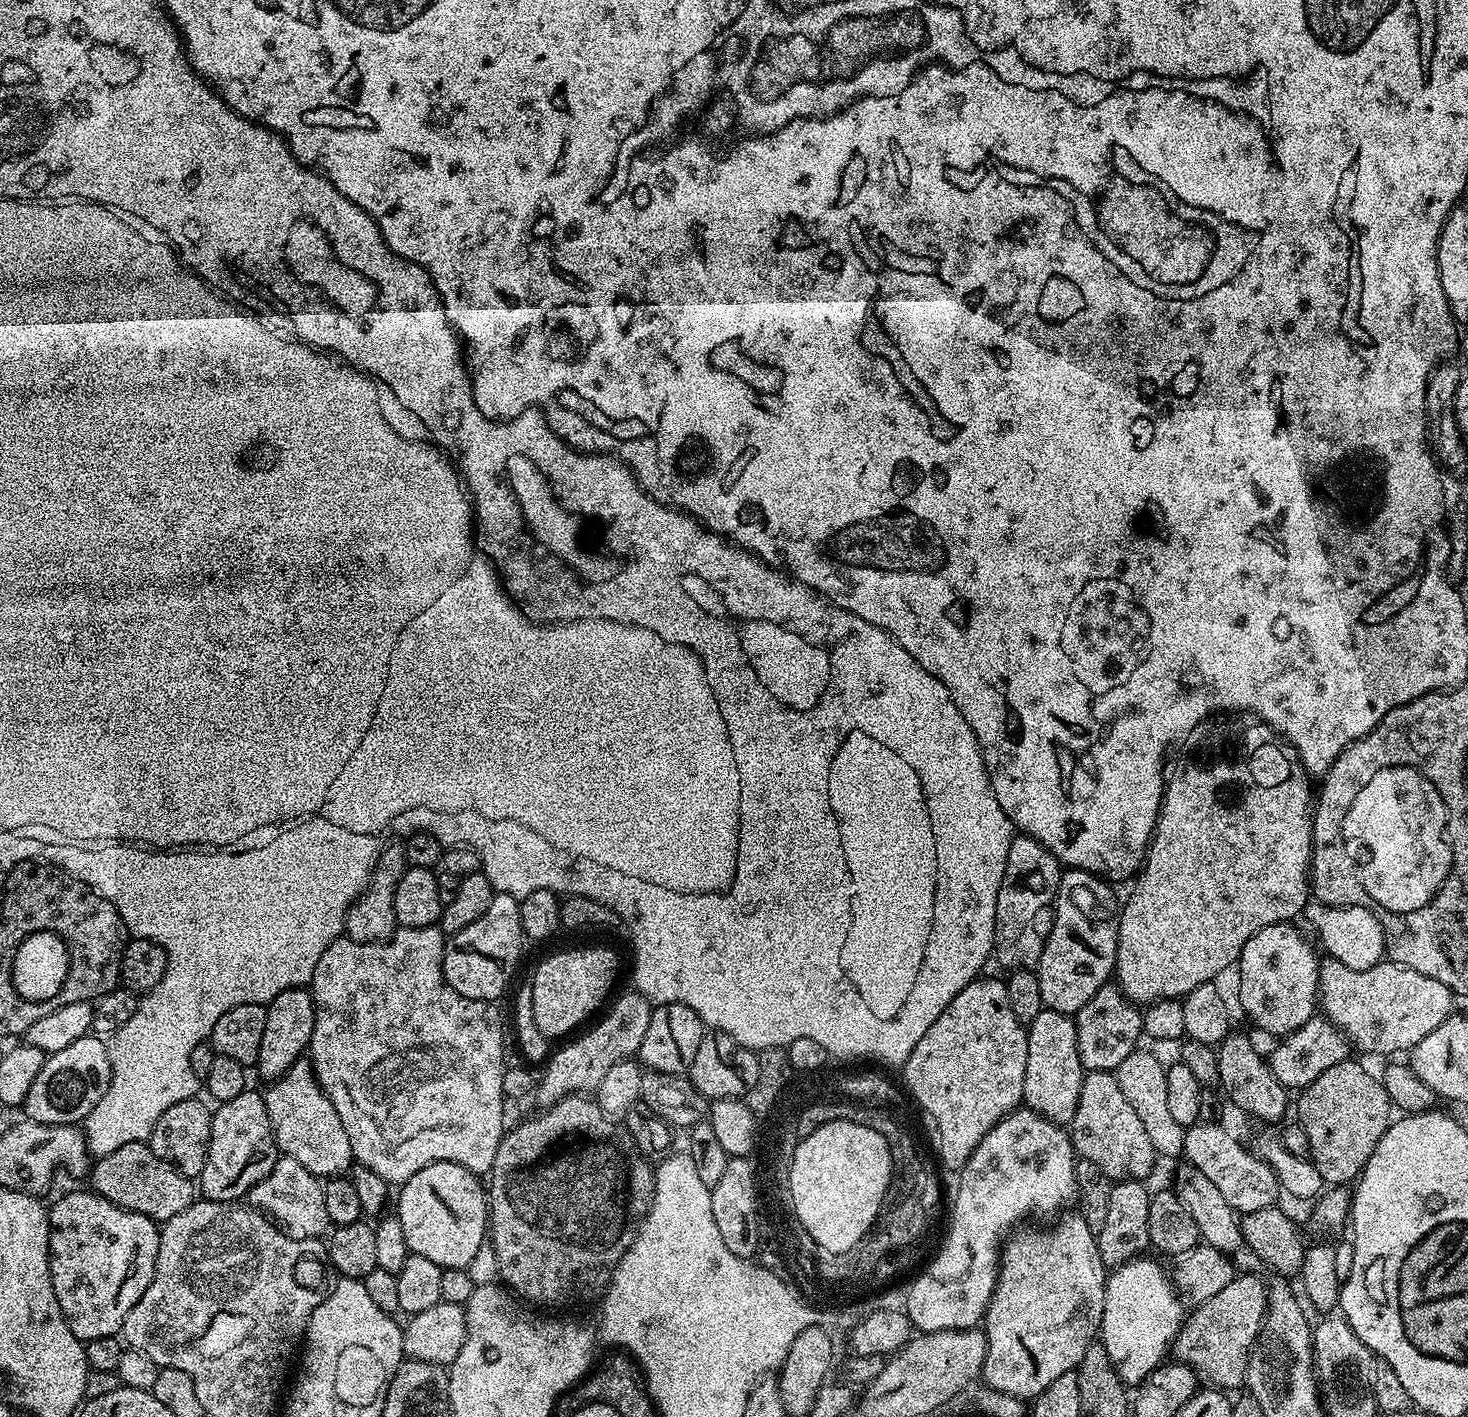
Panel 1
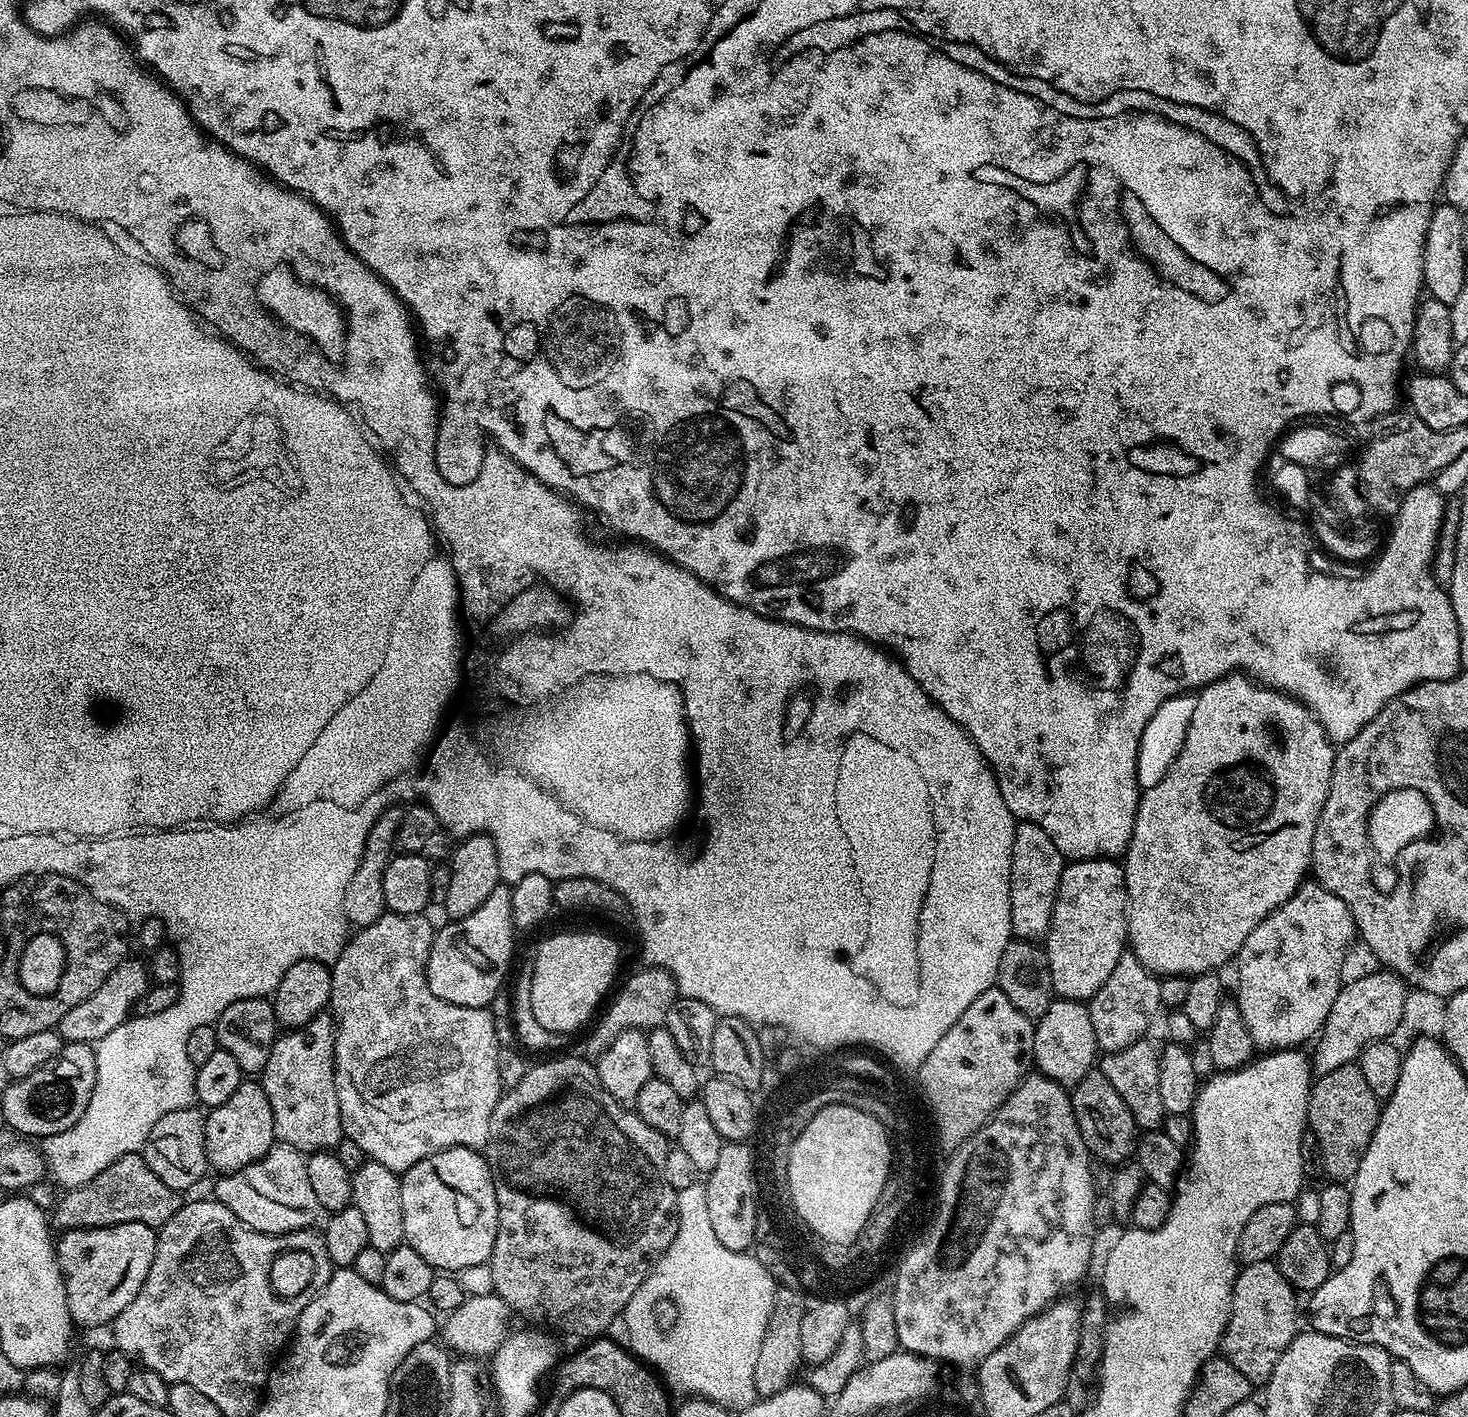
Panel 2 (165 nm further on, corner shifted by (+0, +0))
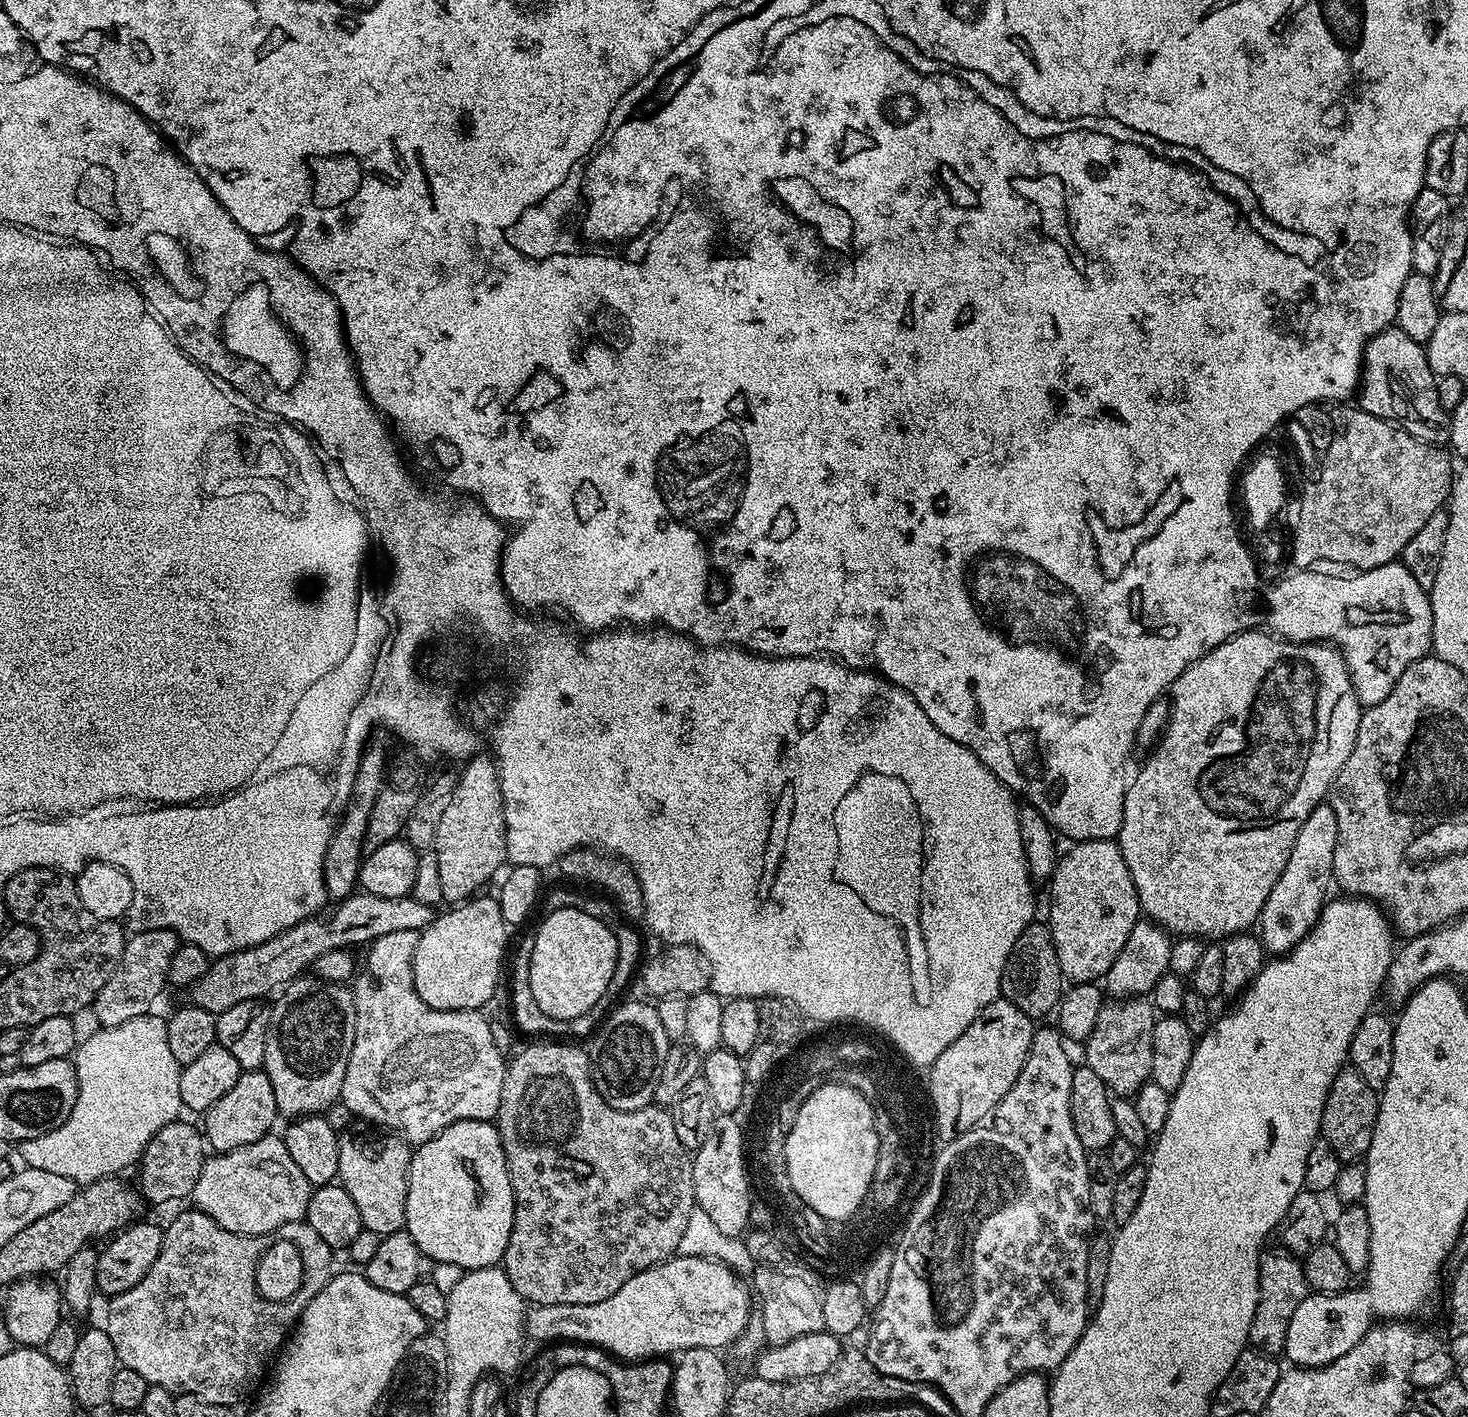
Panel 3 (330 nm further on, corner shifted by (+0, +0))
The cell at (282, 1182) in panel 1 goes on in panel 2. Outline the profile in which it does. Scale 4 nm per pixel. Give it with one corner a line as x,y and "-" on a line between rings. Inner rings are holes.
277,1143
258,1162
242,1166
242,1170
219,1177
214,1199
234,1218
238,1218
247,1228
281,1236
287,1232
303,1232
311,1229
316,1215
321,1211
318,1198
306,1178
305,1157
287,1144

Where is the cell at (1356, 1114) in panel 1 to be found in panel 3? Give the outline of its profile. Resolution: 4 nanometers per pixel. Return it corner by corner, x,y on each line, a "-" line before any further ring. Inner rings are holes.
1351,1066
1341,1068
1340,1073
1334,1078
1332,1089
1326,1098
1326,1106
1322,1110
1322,1122
1320,1123
1323,1140
1333,1148
1334,1154
1341,1162
1360,1162
1367,1157
1370,1142
1374,1138
1374,1126
1379,1109
1380,1097
1377,1089
1372,1088
1370,1082
1366,1082
1366,1078
1362,1078
1362,1074
1358,1074
1356,1068

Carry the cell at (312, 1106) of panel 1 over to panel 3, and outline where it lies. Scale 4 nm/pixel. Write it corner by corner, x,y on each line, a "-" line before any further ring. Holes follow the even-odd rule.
301,974
279,993
280,1001
270,1008
266,1058
262,1071
274,1086
274,1102
281,1117
299,1118
315,1116
328,1111
330,1105
340,1100
342,1078
346,1078
346,1066
350,1062
350,1050
356,1033
354,998
348,984
335,984
319,980
314,974

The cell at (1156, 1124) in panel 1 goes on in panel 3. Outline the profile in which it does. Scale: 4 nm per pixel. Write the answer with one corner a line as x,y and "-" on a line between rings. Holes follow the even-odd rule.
1120,998
1115,1002
1105,1003
1098,1014
1098,1022
1094,1022
1094,1030
1089,1034
1084,1048
1083,1063
1108,1088
1109,1093
1120,1098
1132,1098
1140,1091
1140,1087
1149,1083
1152,1071
1150,1070
1150,1058
1152,1057
1152,1028
1148,1025
1148,1019
1157,1018
1158,1013
1148,998

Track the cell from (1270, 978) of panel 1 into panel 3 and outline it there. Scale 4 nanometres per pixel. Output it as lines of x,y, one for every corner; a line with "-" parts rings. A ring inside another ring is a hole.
1322,802
1310,810
1310,818
1302,822
1302,830
1298,830
1298,838
1294,838
1294,850
1290,850
1290,858
1286,858
1286,870
1282,870
1278,882
1274,882
1274,890
1270,890
1270,898
1266,898
1260,911
1258,935
1265,953
1291,952
1320,921
1320,911
1326,903
1324,891
1334,884
1332,867
1337,834
1338,818
1334,818
1331,803

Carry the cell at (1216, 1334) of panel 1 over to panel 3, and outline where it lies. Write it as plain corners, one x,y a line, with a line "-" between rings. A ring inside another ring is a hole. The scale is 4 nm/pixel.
1280,1252
1260,1257
1260,1297
1248,1335
1248,1343
1255,1351
1269,1354
1283,1353
1286,1330
1290,1330
1290,1318
1294,1318
1294,1310
1298,1310
1298,1306
1310,1295
1303,1263
1291,1254

